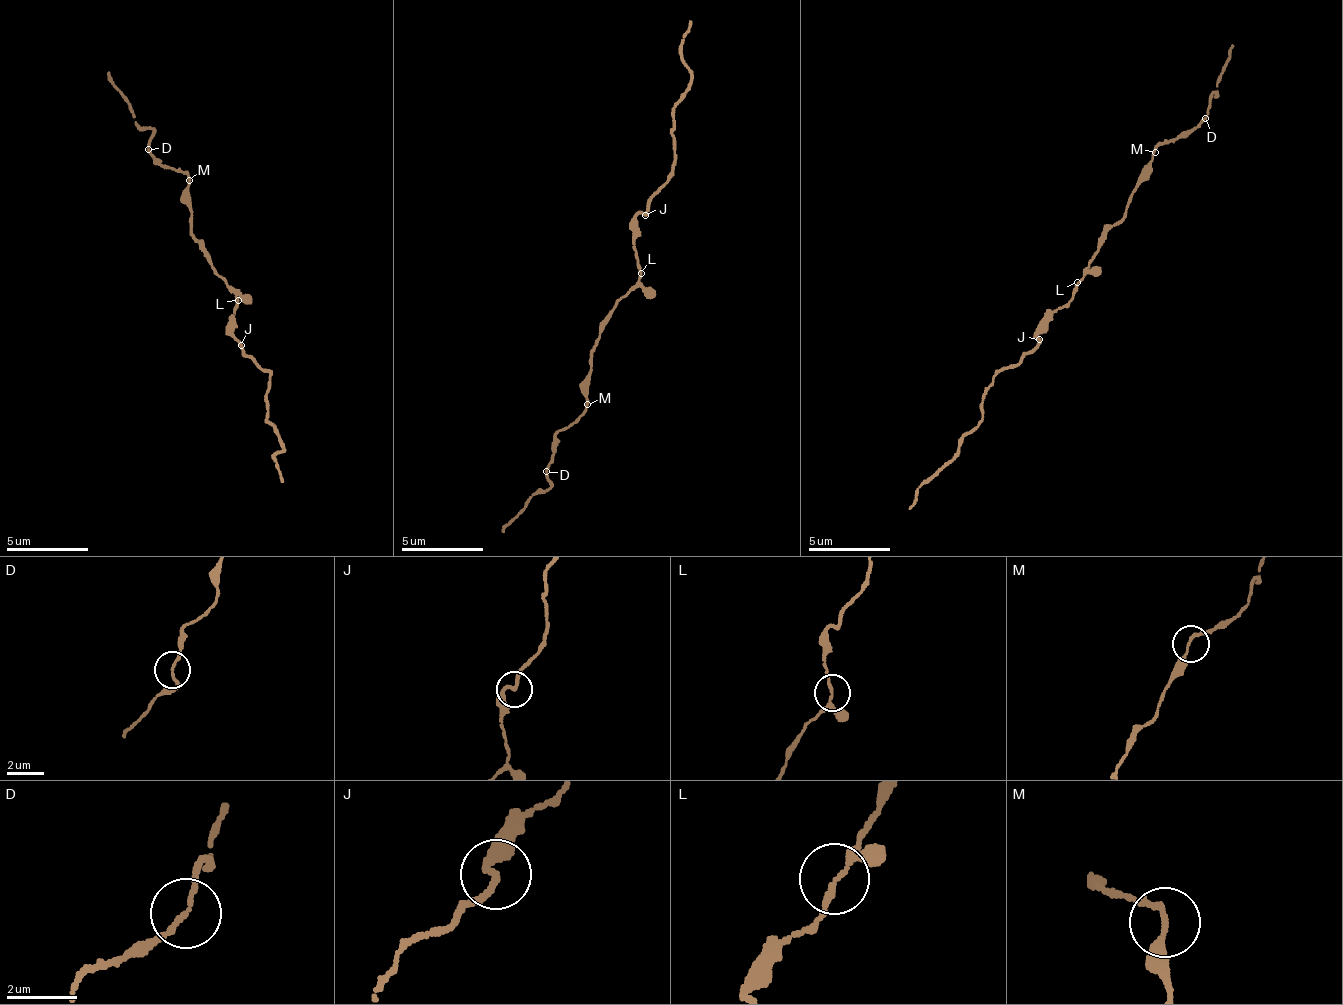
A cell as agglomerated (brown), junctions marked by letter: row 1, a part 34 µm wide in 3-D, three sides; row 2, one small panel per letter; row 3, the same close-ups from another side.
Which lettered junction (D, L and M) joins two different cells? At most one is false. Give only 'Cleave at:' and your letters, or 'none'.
Cleave at: none

